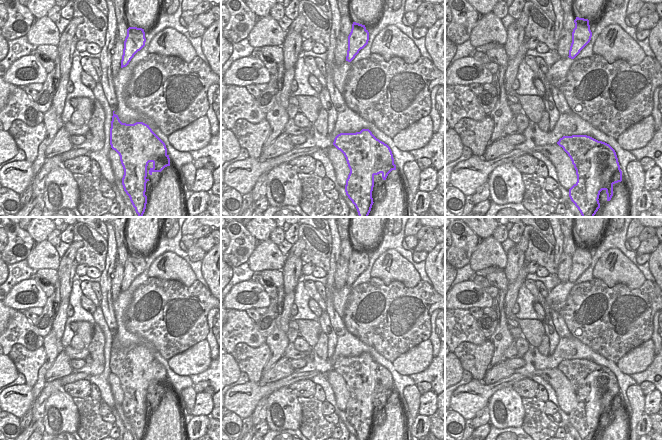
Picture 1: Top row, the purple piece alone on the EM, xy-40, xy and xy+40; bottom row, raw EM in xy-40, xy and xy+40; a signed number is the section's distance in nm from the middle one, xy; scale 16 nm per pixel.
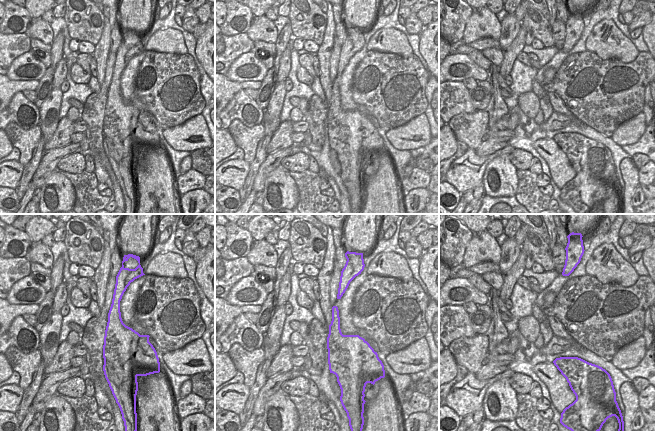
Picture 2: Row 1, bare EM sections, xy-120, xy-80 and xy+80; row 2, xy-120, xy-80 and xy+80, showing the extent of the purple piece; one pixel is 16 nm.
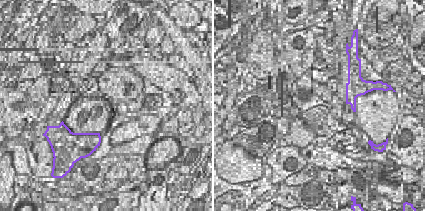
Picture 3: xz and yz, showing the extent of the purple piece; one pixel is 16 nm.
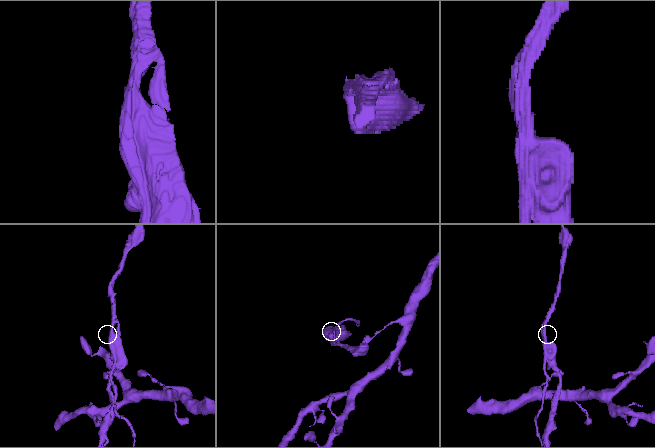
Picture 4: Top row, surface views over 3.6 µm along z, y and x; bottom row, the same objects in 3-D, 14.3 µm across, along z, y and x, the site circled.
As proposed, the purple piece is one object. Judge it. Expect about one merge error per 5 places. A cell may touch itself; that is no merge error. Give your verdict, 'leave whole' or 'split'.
split

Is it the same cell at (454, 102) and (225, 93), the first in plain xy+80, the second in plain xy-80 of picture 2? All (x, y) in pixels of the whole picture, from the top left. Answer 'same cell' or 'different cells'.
different cells

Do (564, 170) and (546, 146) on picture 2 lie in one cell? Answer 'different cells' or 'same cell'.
same cell

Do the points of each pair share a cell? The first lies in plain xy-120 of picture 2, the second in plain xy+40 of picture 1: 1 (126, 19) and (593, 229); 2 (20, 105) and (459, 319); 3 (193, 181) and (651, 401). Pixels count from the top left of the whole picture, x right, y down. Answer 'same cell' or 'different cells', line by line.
1: same cell
2: same cell
3: same cell

